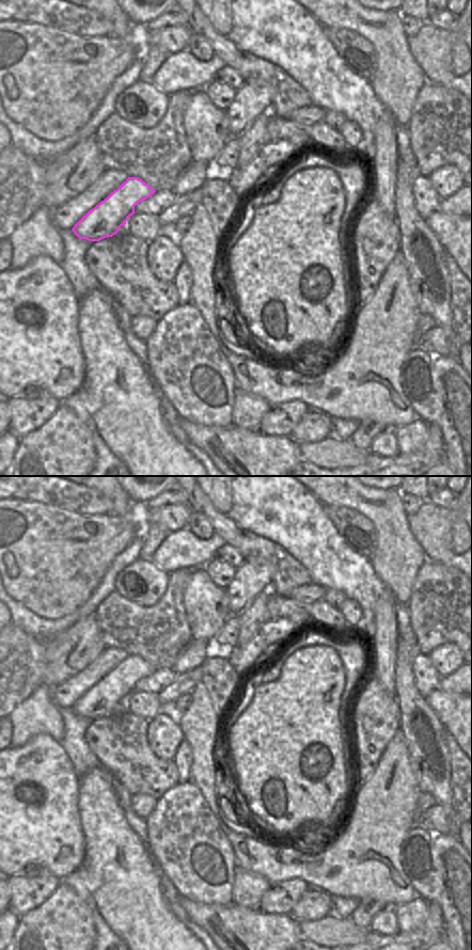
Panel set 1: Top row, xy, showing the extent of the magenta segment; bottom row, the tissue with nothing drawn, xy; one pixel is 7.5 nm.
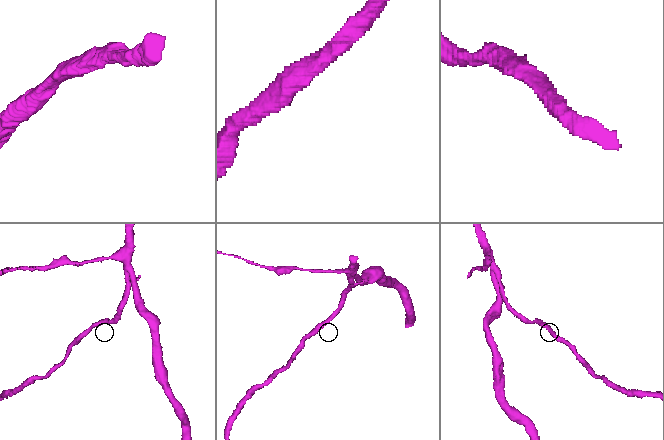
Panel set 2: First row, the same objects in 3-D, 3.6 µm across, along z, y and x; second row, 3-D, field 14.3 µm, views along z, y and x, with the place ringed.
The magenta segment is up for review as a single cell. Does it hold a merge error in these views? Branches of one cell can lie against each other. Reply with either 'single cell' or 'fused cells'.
single cell

